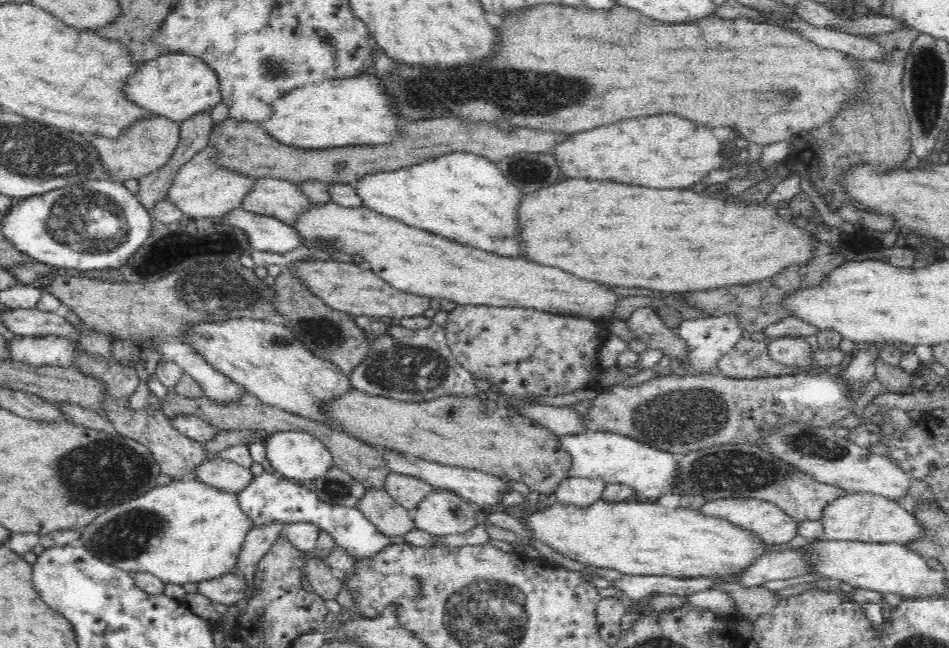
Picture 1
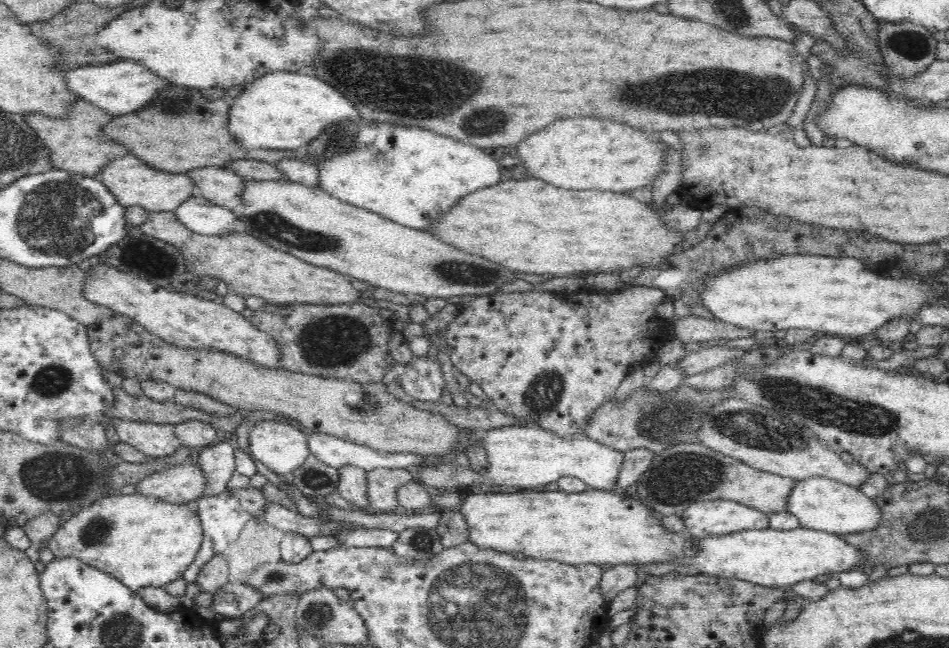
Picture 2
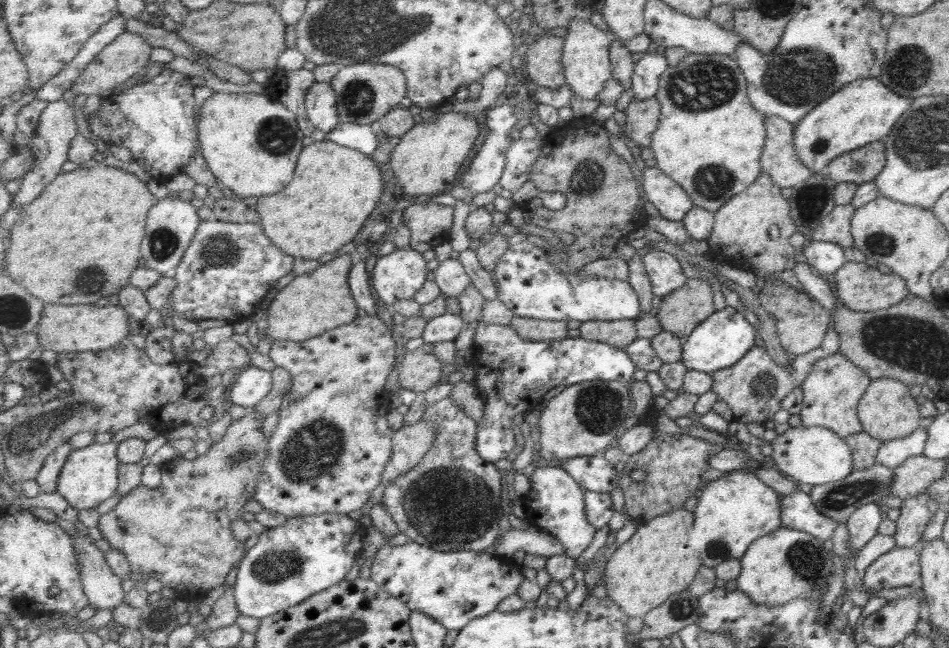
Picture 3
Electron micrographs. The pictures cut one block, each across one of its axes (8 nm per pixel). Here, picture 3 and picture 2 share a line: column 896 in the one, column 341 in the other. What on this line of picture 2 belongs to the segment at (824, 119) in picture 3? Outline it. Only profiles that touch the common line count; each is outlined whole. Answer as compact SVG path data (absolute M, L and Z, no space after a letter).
M286 71L254 79L252 84L244 87L242 94L228 102L228 131L236 144L247 149L297 150L334 122L361 118L352 102L326 82Z

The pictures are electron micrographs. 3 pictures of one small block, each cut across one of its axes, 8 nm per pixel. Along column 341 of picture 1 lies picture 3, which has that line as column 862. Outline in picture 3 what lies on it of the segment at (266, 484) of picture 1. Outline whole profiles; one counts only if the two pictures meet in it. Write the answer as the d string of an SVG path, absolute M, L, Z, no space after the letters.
M869 503L857 507L844 523L847 529L847 541L849 549L853 553L877 534L879 523L884 517L884 508L876 503Z

